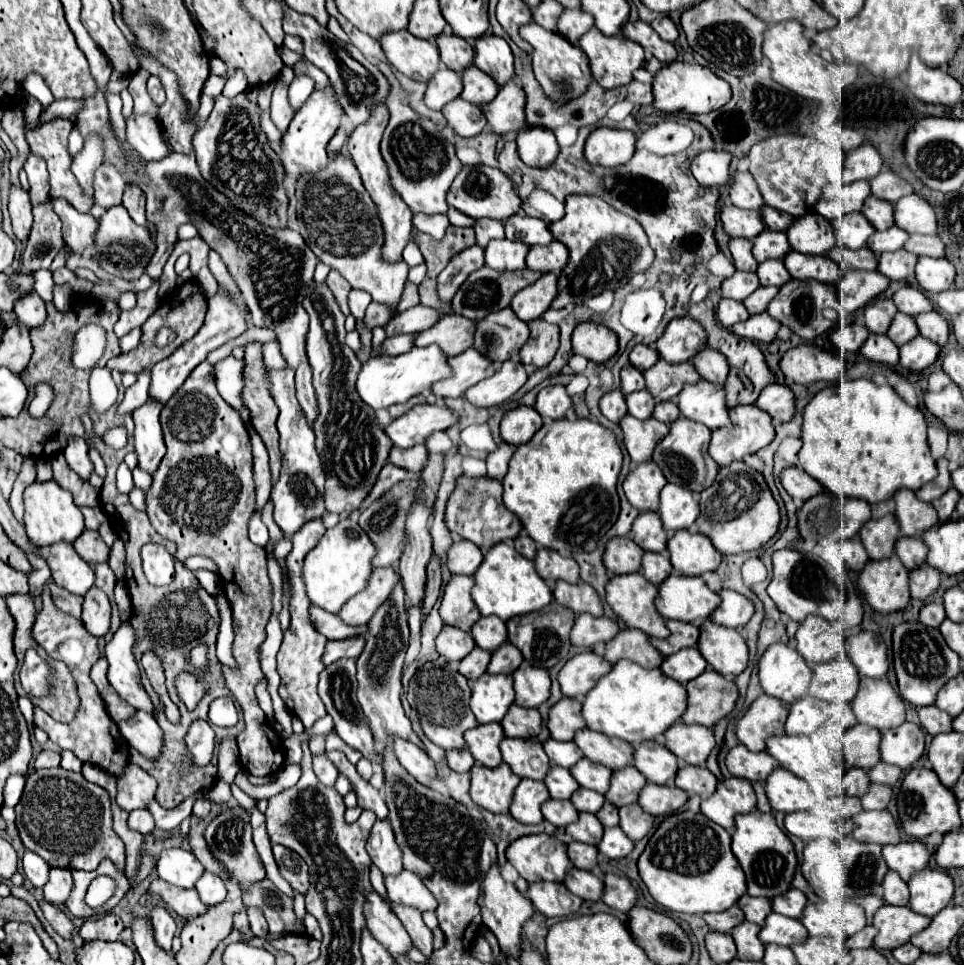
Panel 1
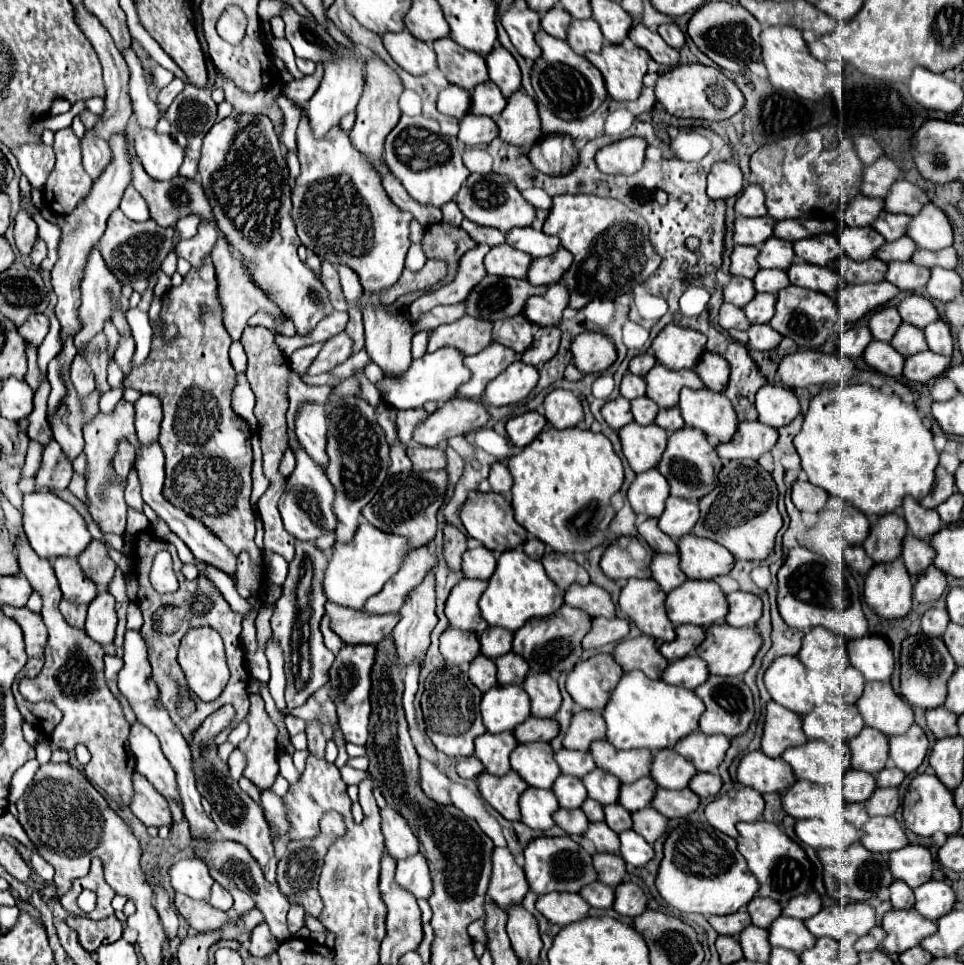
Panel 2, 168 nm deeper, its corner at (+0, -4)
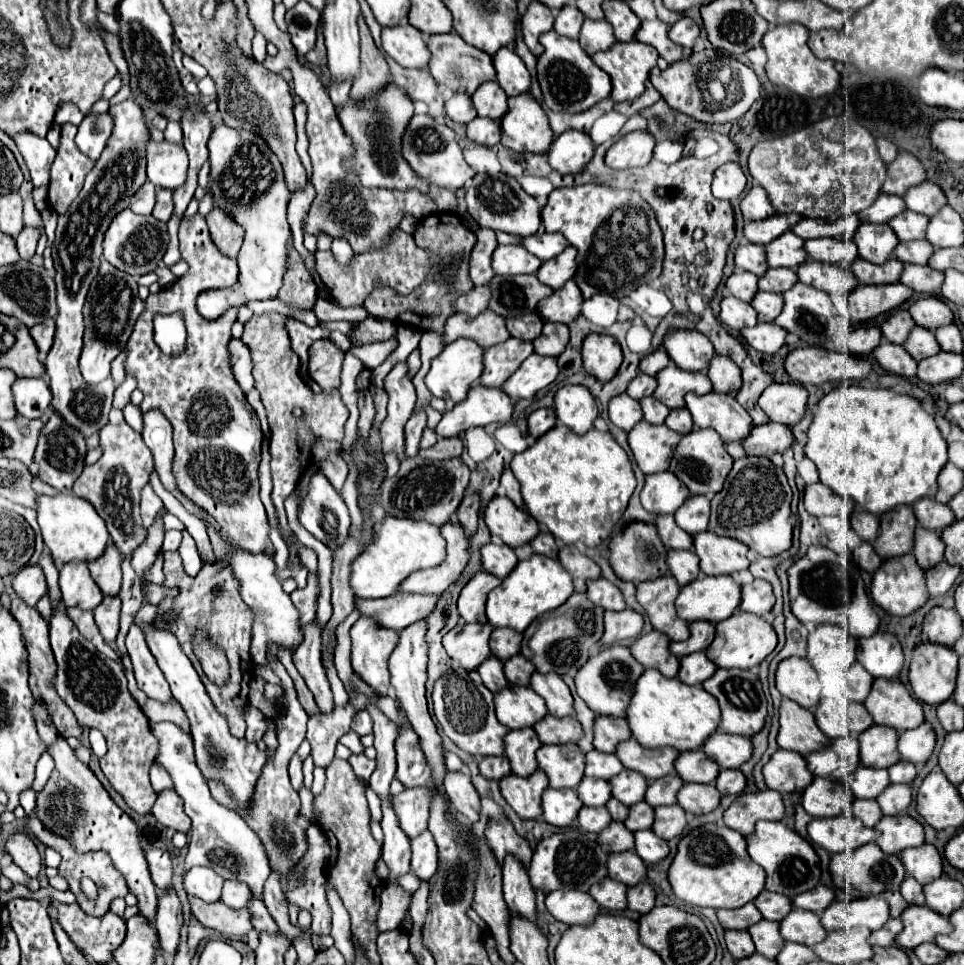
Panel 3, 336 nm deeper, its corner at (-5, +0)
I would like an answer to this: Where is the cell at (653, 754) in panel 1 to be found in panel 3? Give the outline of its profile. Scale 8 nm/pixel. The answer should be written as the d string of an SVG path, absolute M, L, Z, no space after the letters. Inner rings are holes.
M685 751L675 763L677 775L687 783L711 783L719 775L719 767L703 751Z

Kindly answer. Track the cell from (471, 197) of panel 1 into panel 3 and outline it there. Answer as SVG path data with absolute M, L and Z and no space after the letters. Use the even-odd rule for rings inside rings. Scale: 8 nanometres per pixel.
M499 173L499 177L491 175L475 175L471 185L467 187L467 211L481 227L489 227L495 231L505 231L509 235L529 237L541 227L541 207L537 201L523 191L517 179Z

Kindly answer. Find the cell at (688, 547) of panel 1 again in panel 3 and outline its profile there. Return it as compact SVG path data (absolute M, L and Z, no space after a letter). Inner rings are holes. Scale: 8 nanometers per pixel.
M711 531L697 533L693 539L695 553L701 559L705 575L731 575L749 567L747 547L731 537L719 537Z

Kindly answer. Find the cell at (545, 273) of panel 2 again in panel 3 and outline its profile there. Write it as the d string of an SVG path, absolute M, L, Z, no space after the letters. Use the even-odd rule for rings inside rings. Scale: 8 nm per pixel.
M569 245L561 255L545 261L537 271L537 277L541 279L541 283L545 283L553 289L561 289L565 285L565 281L569 281L577 271L575 255L577 255L577 249Z

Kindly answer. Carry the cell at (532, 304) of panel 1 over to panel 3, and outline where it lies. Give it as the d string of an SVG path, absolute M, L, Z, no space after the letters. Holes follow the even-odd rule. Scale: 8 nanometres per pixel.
M567 281L563 289L557 289L551 297L545 297L539 305L537 311L545 321L553 323L571 323L581 315L581 305L583 305L583 295L575 281Z

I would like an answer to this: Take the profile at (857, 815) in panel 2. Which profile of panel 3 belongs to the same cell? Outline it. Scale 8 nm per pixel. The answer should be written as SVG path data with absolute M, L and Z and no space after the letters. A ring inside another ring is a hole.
M855 799L853 813L855 813L855 817L859 817L865 823L865 827L875 827L883 817L875 799Z

